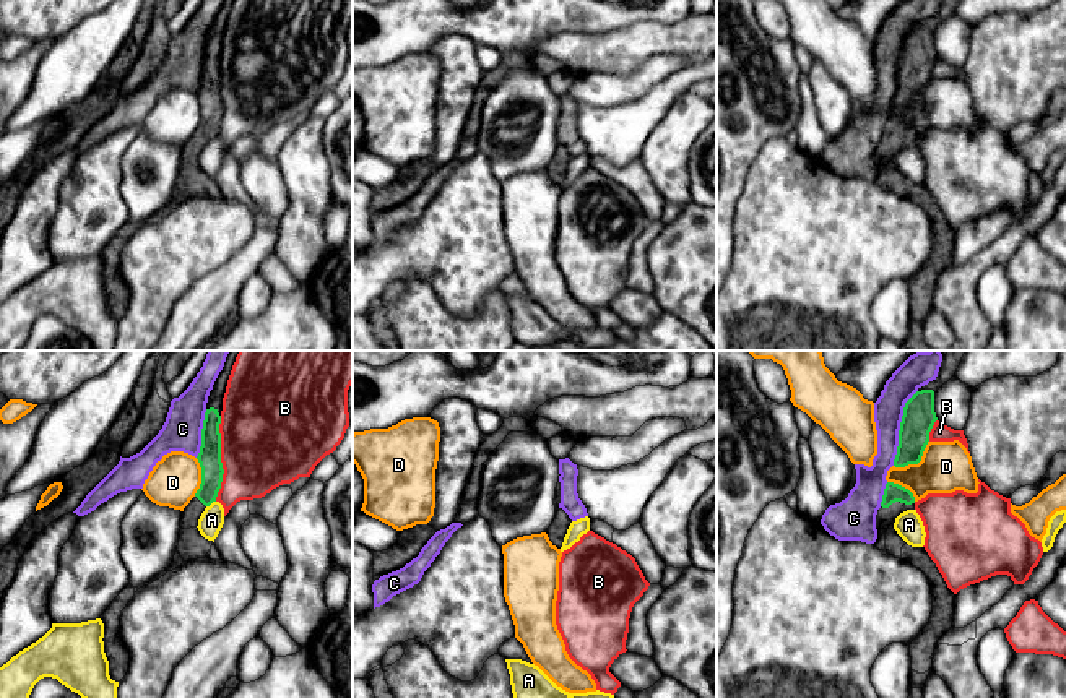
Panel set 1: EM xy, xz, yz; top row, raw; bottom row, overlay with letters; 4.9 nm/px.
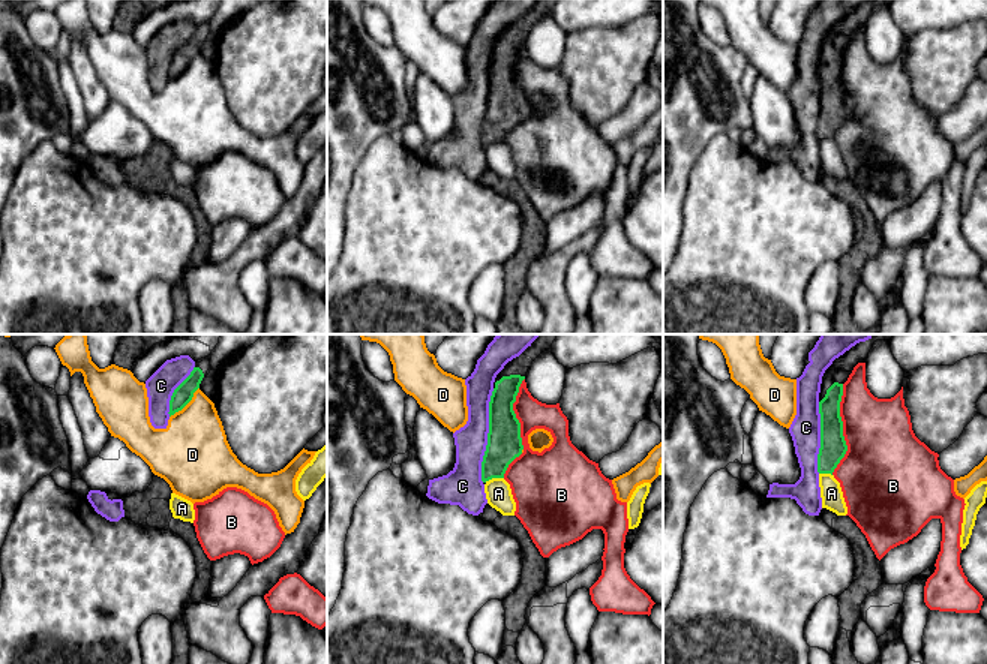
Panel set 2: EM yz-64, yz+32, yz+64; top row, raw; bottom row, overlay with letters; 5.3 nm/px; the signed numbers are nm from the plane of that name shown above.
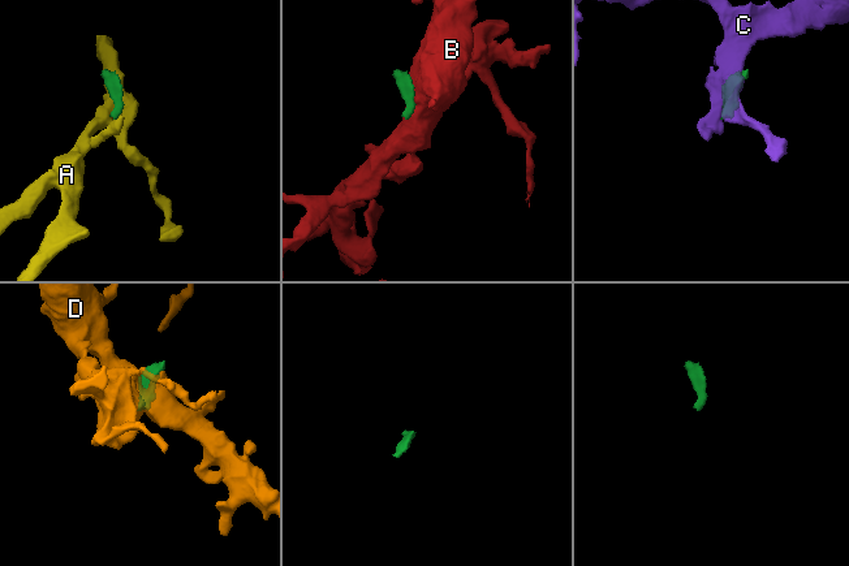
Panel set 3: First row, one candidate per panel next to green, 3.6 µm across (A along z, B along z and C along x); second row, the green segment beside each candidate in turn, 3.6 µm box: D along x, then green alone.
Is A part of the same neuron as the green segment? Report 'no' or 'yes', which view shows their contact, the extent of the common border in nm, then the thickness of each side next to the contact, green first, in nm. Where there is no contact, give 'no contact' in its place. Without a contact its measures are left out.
no; contact in xy; length 60 nm; calibres 110 and 120 nm

